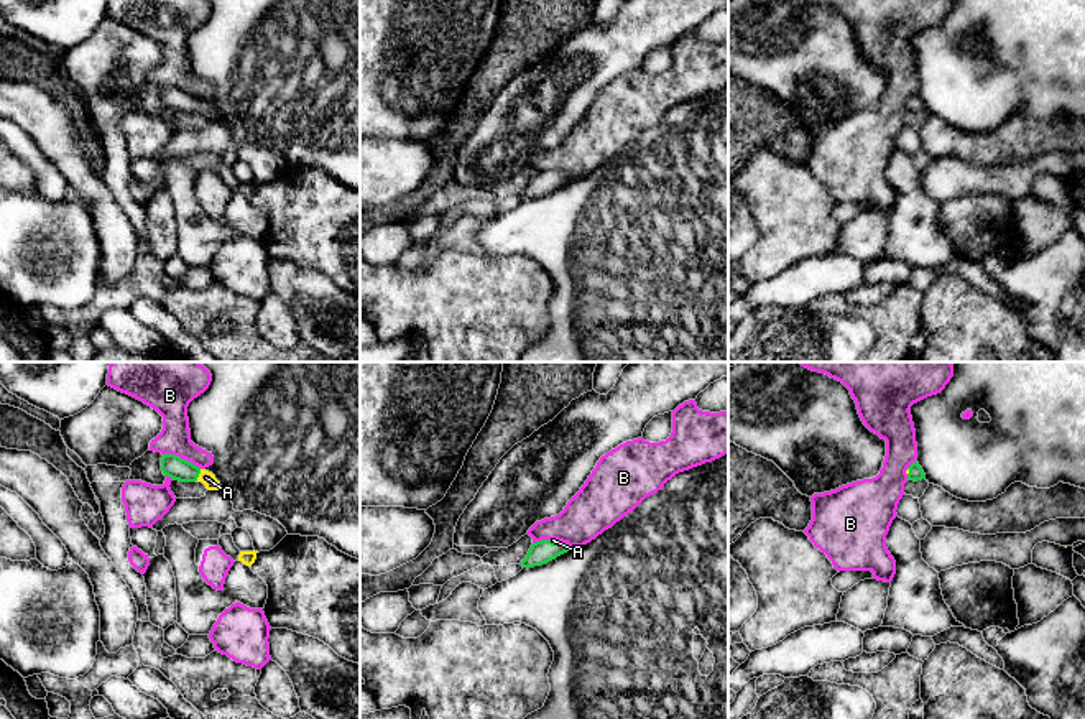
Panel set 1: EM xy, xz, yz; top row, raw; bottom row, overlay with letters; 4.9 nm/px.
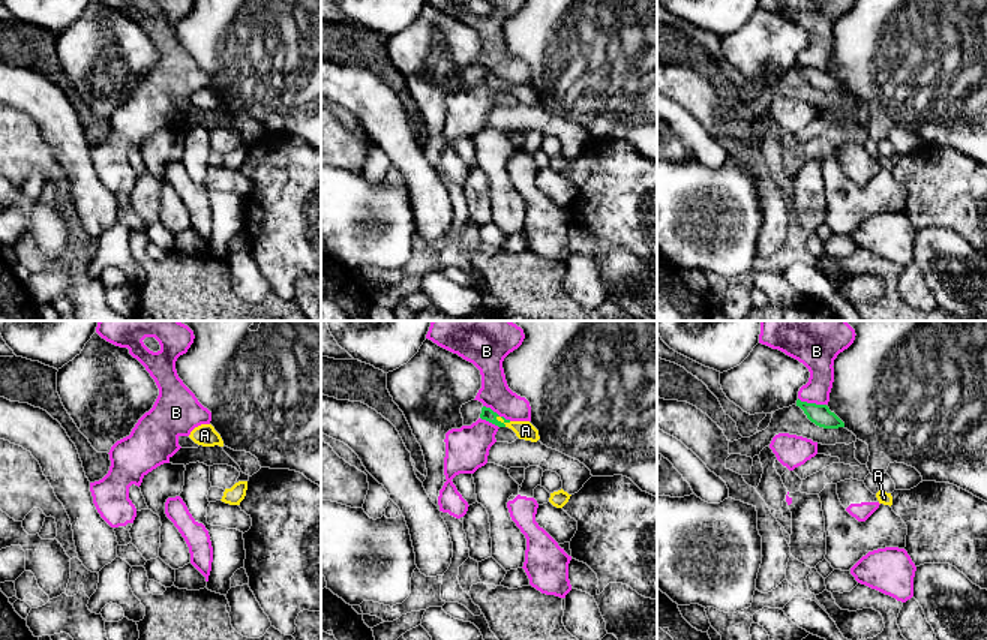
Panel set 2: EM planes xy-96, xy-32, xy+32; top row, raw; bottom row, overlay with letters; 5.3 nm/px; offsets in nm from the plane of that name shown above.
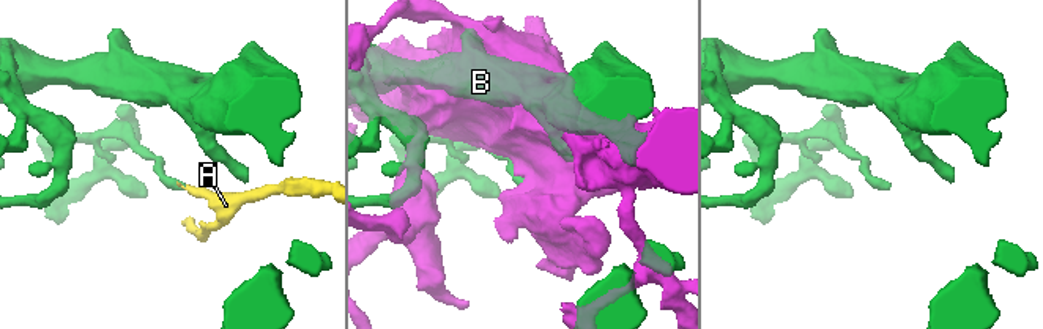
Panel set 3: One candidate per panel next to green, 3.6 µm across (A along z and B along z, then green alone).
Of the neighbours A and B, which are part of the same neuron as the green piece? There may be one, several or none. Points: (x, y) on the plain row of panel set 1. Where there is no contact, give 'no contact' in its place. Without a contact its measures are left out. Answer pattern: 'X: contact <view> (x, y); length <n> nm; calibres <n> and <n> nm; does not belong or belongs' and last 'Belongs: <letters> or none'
A: contact xy (199, 104); length 60 nm; calibres 110 and 70 nm; does not belong
B: contact xy (183, 91); length 200 nm; calibres 110 and 160 nm; does not belong
Belongs: none

